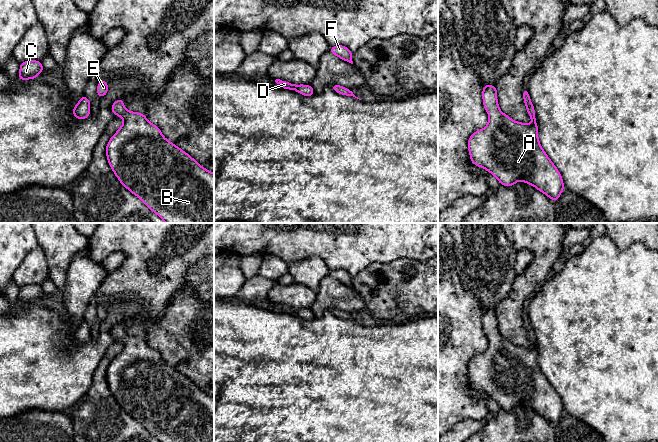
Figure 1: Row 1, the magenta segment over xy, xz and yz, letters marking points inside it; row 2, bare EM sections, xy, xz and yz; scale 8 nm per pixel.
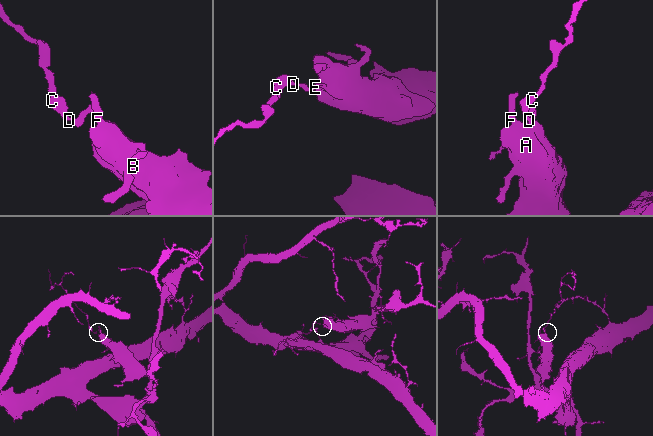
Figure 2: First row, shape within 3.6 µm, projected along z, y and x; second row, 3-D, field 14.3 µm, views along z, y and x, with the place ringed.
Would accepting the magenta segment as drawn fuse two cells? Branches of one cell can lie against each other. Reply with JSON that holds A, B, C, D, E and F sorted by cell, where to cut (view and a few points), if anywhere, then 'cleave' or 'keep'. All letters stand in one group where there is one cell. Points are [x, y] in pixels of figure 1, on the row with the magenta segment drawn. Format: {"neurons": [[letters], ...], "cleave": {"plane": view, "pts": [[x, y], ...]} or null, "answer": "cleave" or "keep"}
{"neurons": [["A", "B", "C", "D", "E", "F"]], "cleave": null, "answer": "keep"}

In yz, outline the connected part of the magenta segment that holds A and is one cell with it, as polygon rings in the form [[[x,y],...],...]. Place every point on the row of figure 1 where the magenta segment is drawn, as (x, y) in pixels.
[[[483,85],[482,98],[489,120],[485,128],[475,131],[468,139],[471,162],[490,172],[504,186],[522,181],[556,202],[565,189],[564,183],[540,145],[528,89],[523,89],[523,100],[531,124],[514,121],[500,111],[494,85]]]

